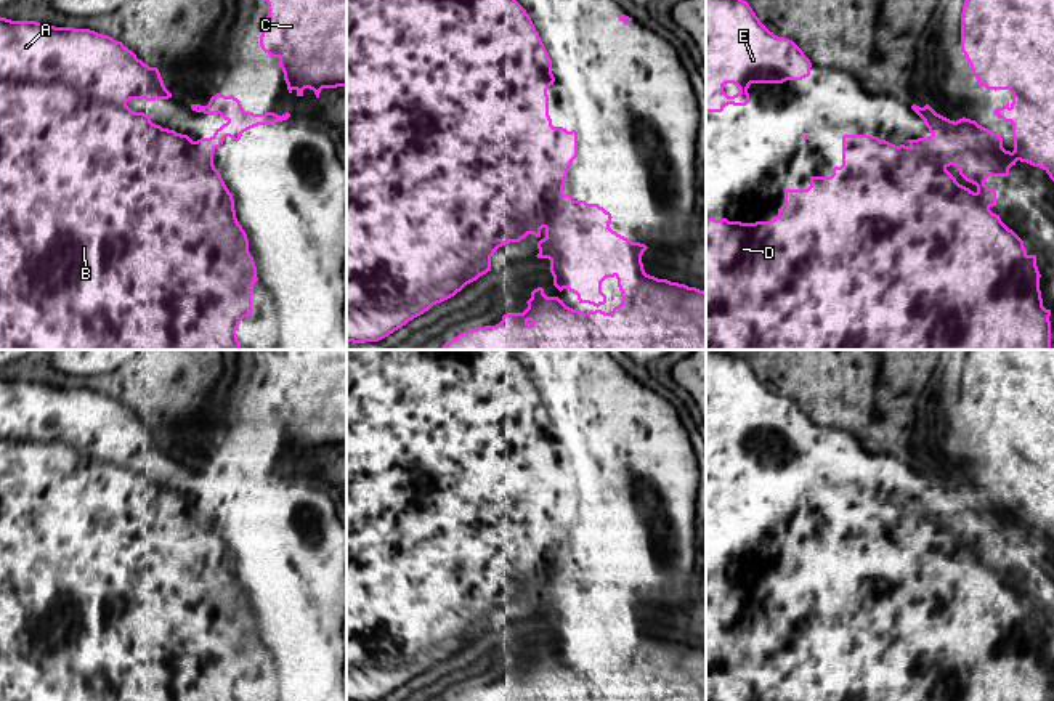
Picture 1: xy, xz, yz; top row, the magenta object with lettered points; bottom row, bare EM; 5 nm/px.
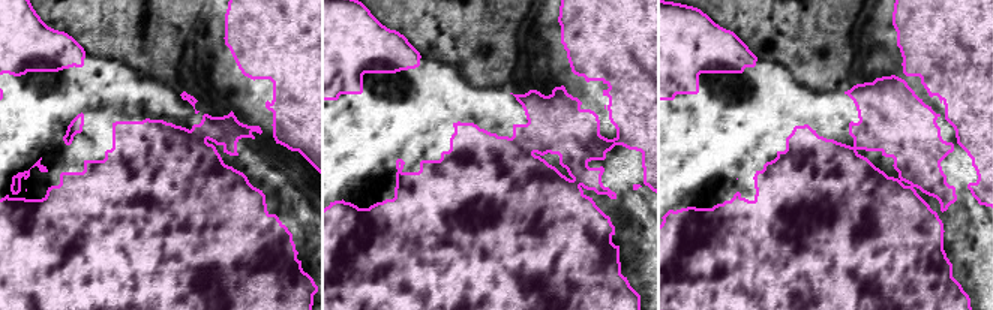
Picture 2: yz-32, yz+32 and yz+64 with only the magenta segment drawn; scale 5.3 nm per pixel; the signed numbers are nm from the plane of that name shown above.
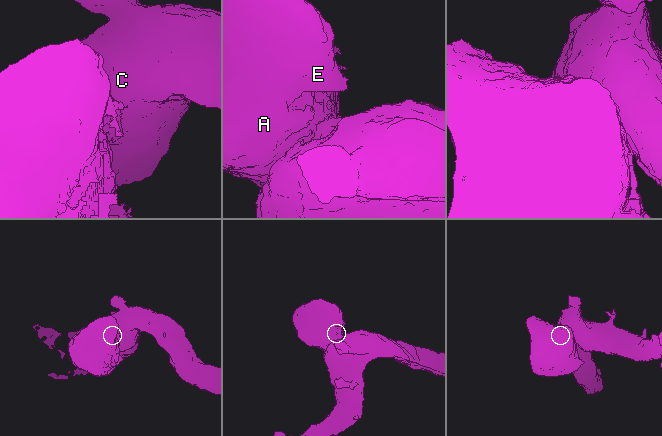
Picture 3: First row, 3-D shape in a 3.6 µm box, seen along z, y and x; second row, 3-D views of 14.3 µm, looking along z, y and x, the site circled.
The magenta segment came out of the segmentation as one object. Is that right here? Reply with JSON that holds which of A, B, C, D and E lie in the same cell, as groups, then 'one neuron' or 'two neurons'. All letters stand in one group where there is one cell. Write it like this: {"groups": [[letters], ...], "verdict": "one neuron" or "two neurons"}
{"groups": [["A", "B", "D", "E"], ["C"]], "verdict": "two neurons"}

